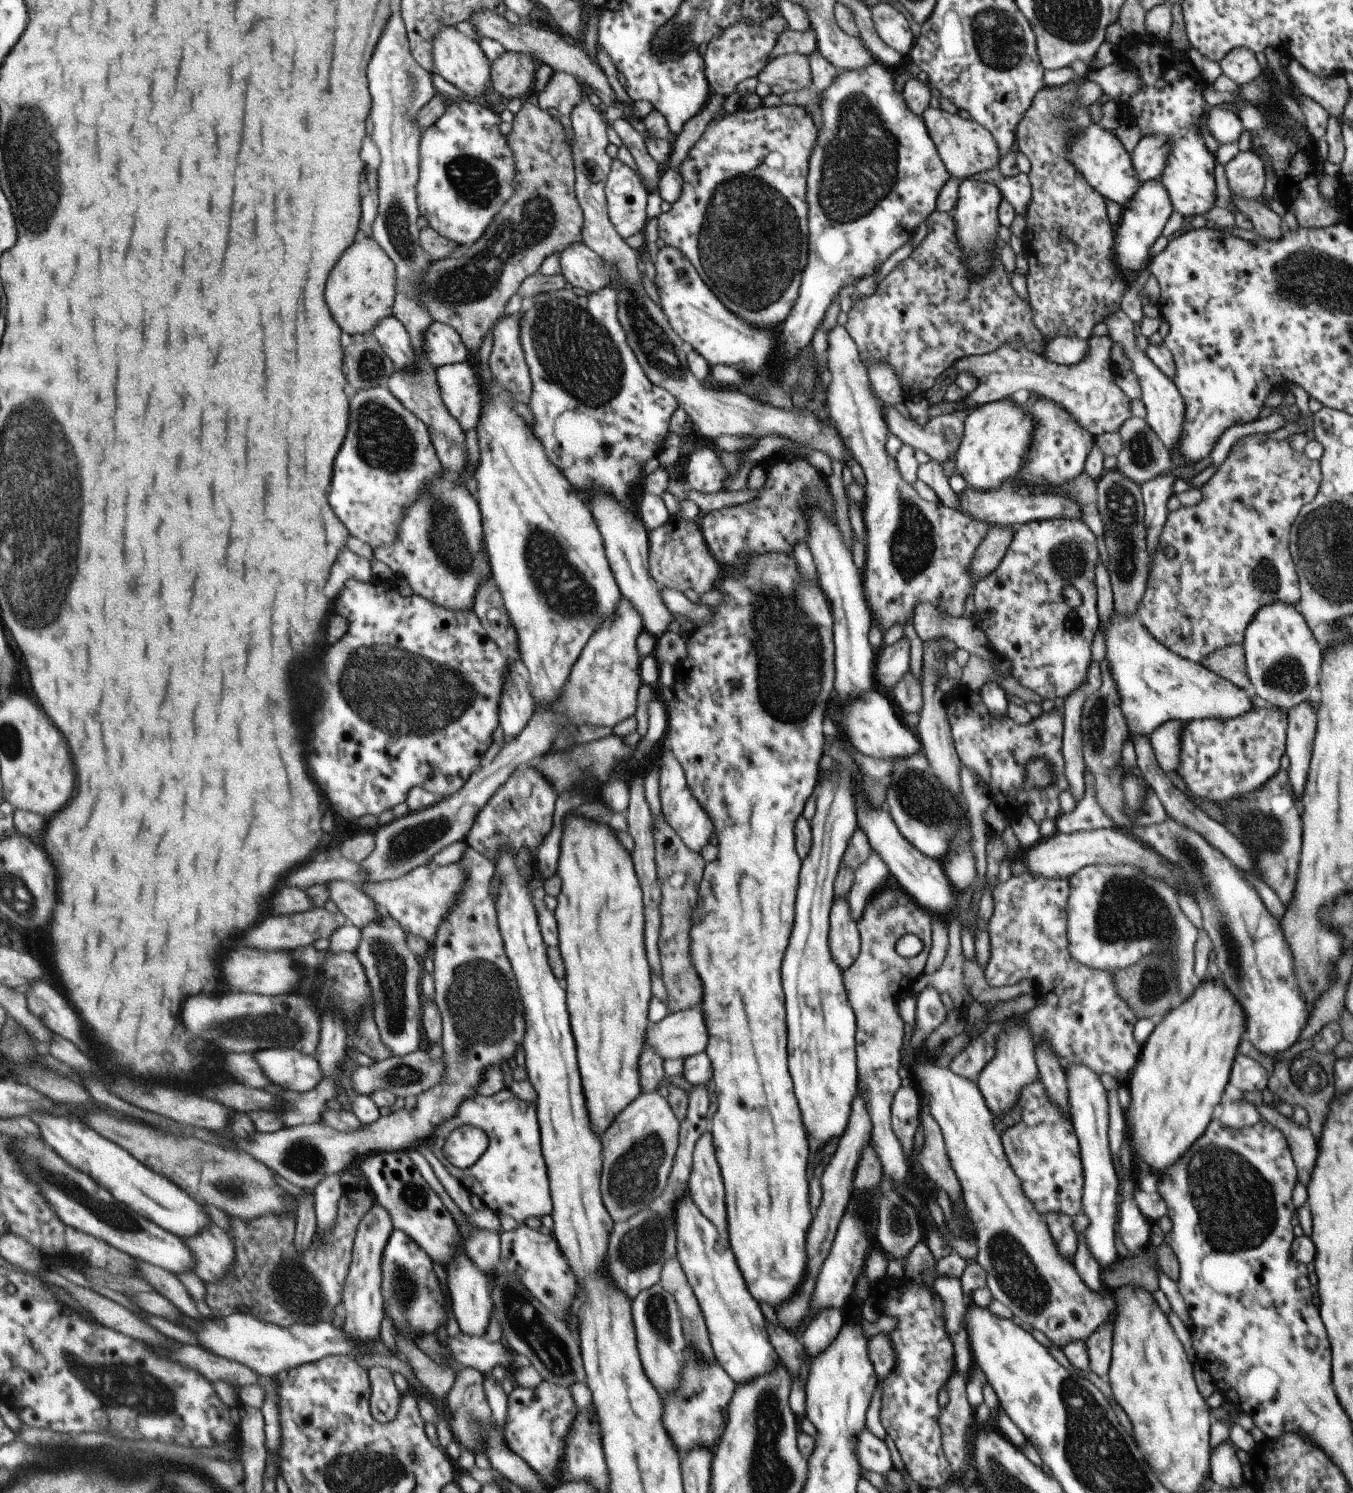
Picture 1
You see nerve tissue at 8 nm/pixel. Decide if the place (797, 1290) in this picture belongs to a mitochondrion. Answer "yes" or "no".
no

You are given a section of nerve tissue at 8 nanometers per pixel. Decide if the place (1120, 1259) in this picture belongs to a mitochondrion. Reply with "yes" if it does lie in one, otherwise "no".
no

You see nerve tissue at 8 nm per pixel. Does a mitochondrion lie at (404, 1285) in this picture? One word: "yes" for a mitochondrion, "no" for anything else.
yes

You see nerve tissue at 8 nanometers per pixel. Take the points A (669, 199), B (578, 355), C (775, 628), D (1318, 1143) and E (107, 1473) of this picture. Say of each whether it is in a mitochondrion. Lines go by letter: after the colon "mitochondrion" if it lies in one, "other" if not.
A: other
B: mitochondrion
C: mitochondrion
D: other
E: other

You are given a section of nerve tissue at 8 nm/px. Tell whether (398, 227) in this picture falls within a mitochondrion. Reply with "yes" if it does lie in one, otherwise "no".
yes

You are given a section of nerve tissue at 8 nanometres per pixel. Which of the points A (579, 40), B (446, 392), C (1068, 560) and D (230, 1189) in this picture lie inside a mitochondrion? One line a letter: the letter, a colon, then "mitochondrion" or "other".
A: other
B: other
C: mitochondrion
D: mitochondrion

